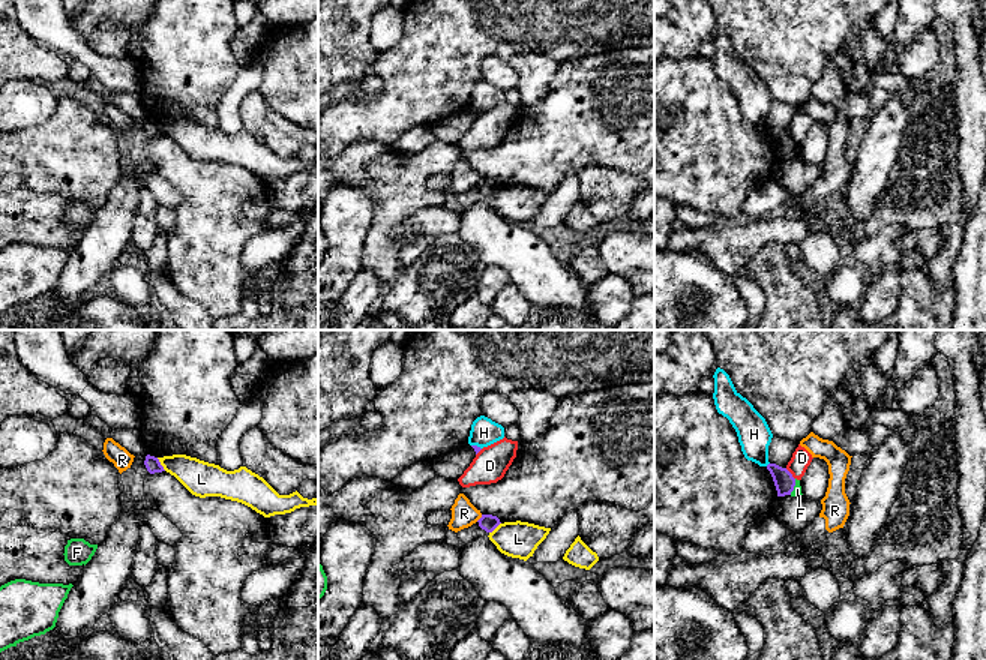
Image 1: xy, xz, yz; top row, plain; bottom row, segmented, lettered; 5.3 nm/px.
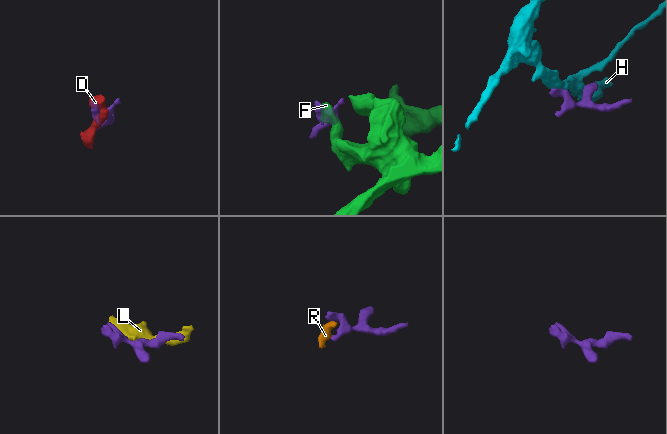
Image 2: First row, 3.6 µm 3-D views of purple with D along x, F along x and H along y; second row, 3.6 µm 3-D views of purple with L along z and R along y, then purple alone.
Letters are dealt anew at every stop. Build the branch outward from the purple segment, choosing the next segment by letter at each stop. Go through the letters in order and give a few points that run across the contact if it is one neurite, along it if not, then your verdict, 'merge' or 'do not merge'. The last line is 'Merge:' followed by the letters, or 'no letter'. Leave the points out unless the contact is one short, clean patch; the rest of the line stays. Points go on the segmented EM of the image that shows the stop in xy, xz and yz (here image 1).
D: do not merge
F: line yz (796, 479), (794, 489), (790, 494); do not merge
H: line xz (471, 444), (480, 449); do not merge
L: do not merge
R: line xz (482, 515), (476, 521); do not merge
Merge: no letter

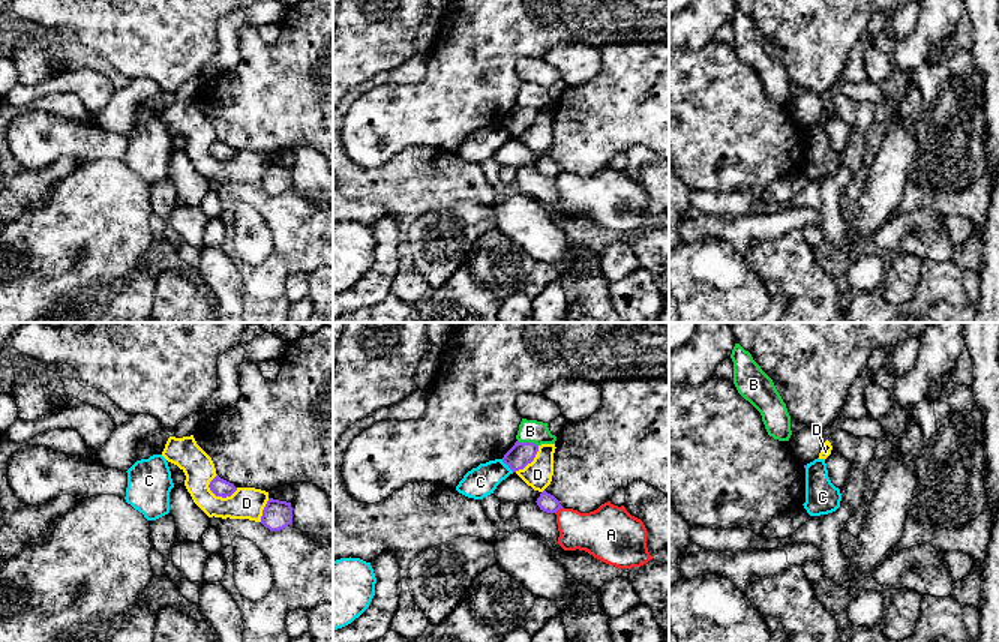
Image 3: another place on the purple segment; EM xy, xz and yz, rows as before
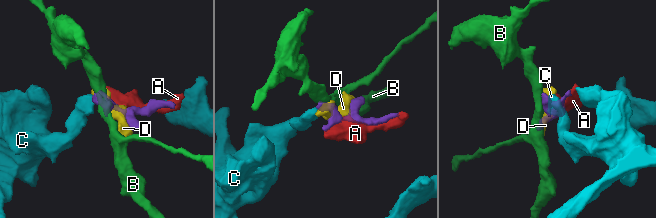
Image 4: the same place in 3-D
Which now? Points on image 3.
A: do not merge
B: line xz (518, 440), (537, 446); do not merge
C: line xz (501, 459), (513, 471); do not merge
D: do not merge
Merge: no letter

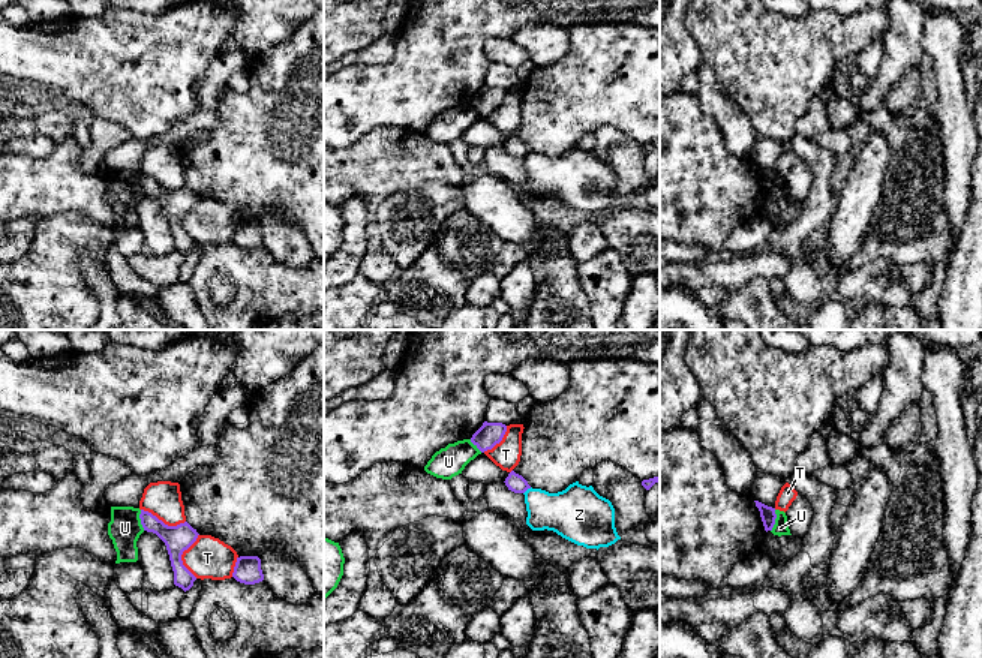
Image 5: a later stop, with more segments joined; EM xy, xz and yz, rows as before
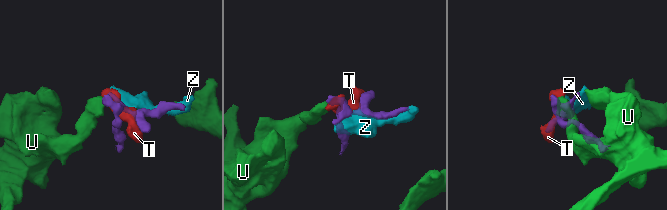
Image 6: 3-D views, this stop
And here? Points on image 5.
T: do not merge
U: line yz (775, 510), (775, 523), (771, 531); do not merge
Z: do not merge
Merge: no letter

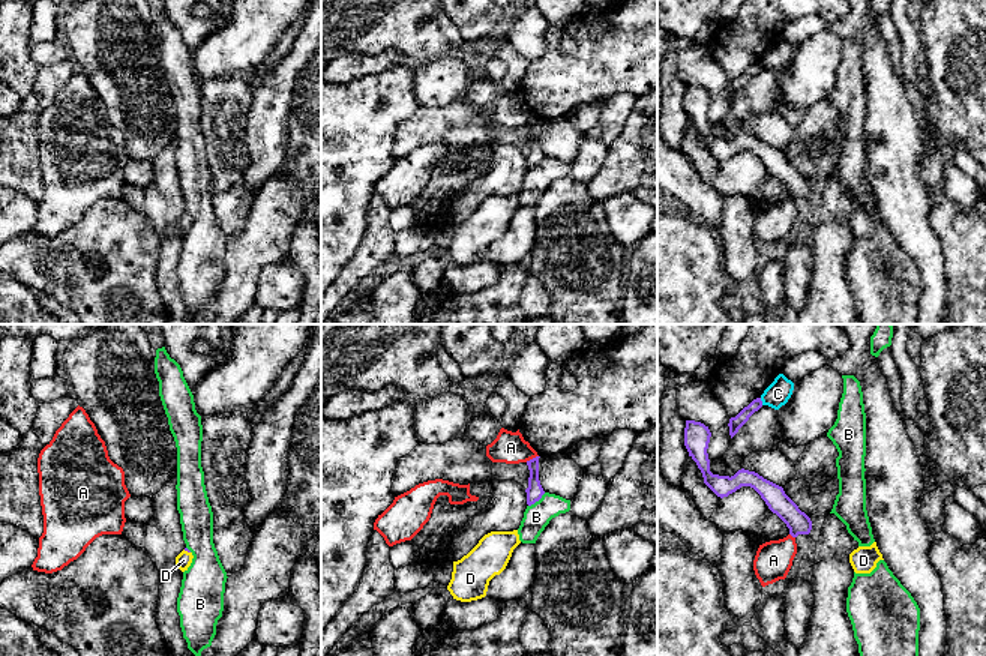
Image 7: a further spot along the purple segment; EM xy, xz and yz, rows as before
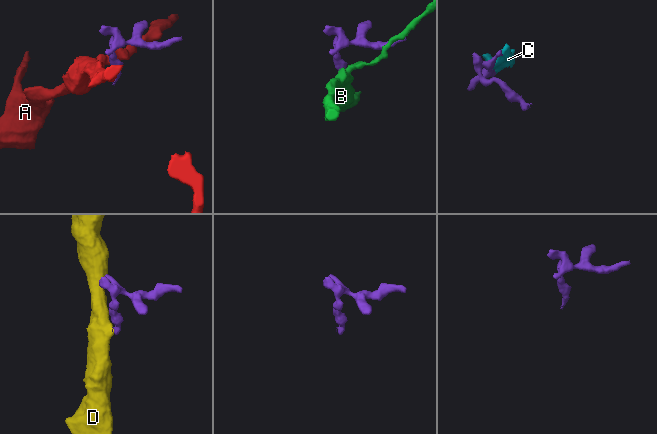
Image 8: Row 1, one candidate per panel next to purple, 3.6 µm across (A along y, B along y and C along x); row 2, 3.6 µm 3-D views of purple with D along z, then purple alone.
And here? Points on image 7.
A: line xz (538, 455), (526, 461); do not merge
B: line xz (545, 493), (529, 506); do not merge
C: do not merge
D: line xy (185, 548), (186, 550), (183, 560); merge
Merge: D

